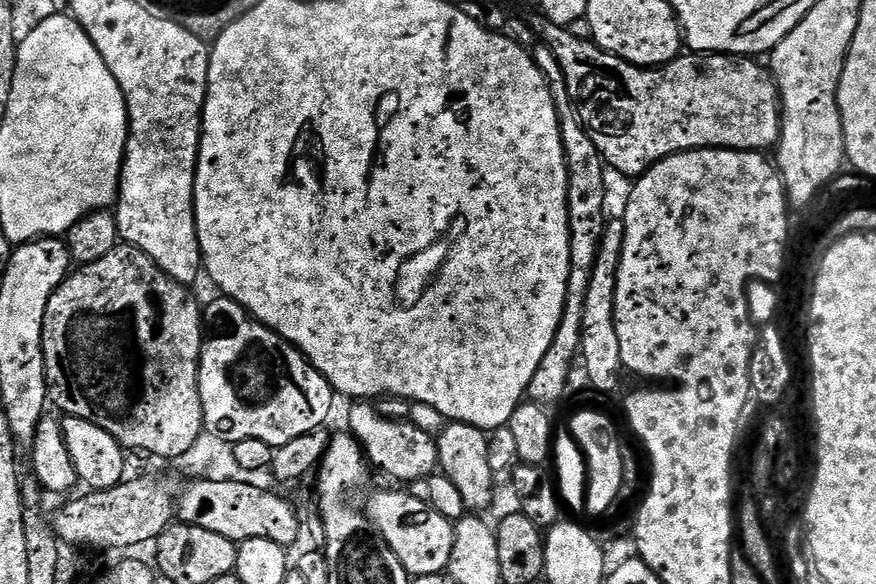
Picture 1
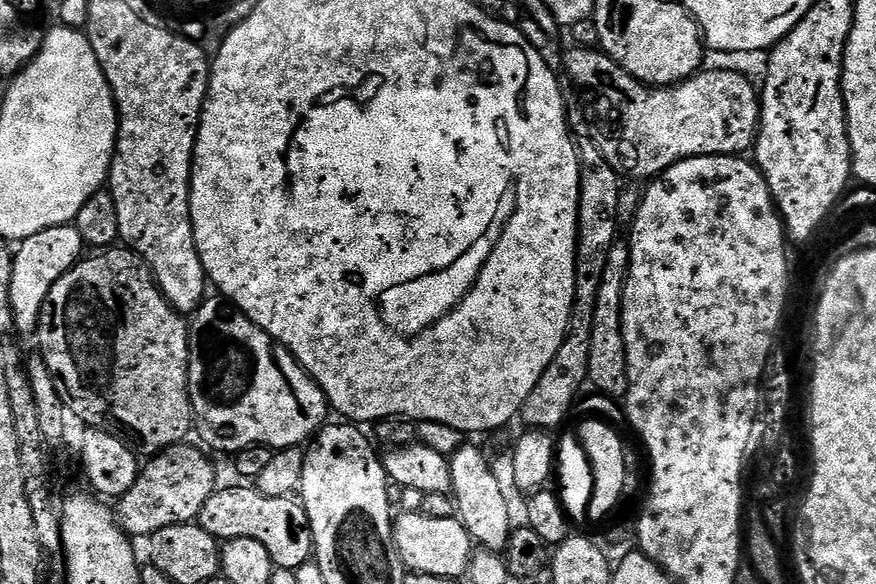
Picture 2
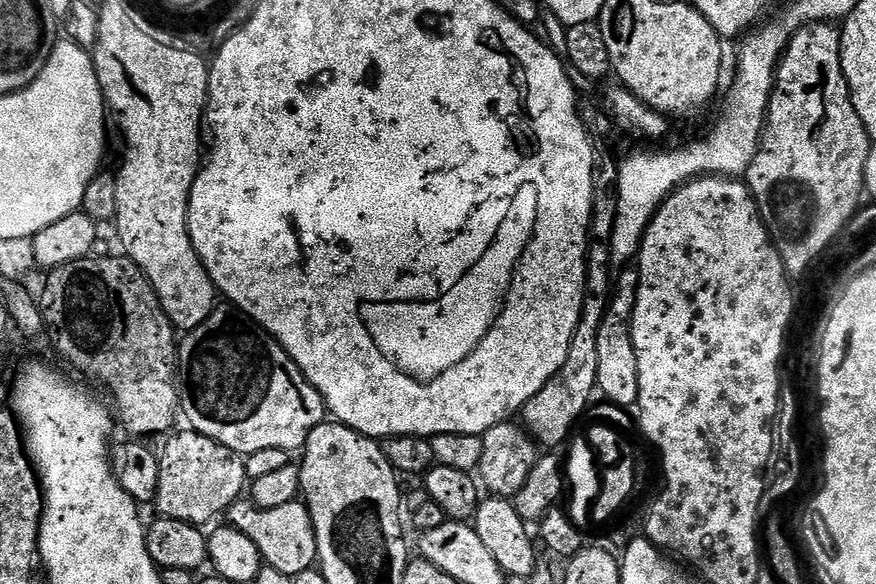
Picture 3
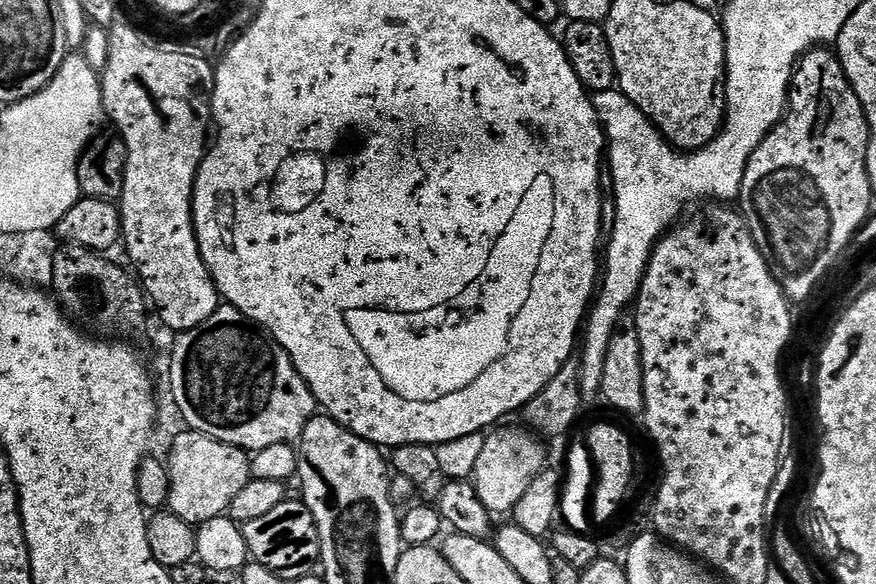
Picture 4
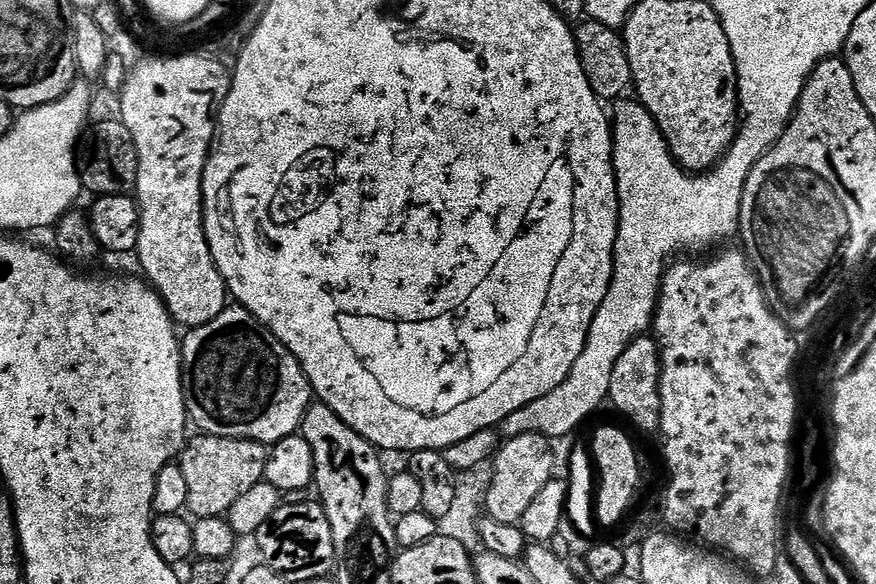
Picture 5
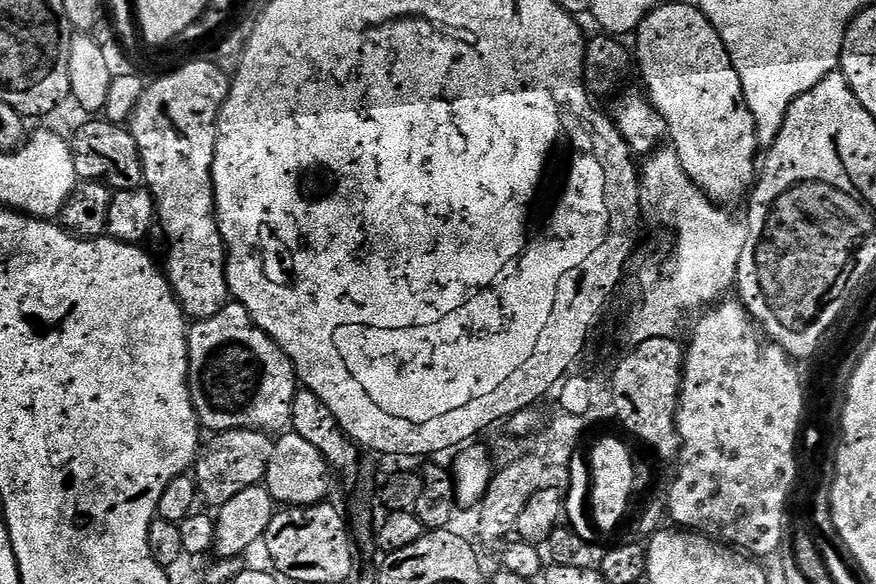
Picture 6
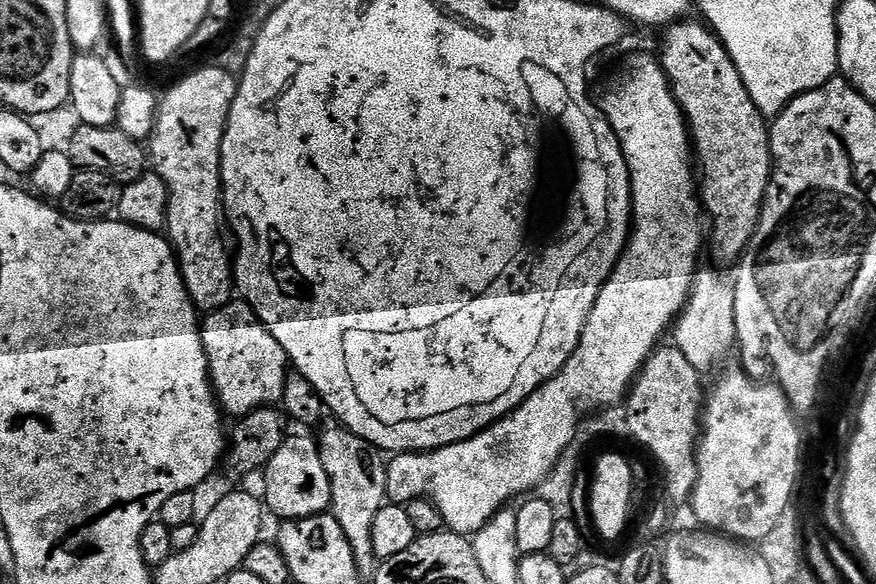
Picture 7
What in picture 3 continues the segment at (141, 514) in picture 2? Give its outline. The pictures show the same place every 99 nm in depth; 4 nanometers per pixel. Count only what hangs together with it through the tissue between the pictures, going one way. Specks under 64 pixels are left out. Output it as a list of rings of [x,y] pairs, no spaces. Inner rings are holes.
[[[177,431],[167,437],[168,445],[159,453],[158,490],[154,501],[161,517],[181,520],[187,524],[205,526],[215,516],[223,517],[231,504],[246,492],[248,475],[244,469],[245,457],[230,450],[214,438],[201,432]]]

